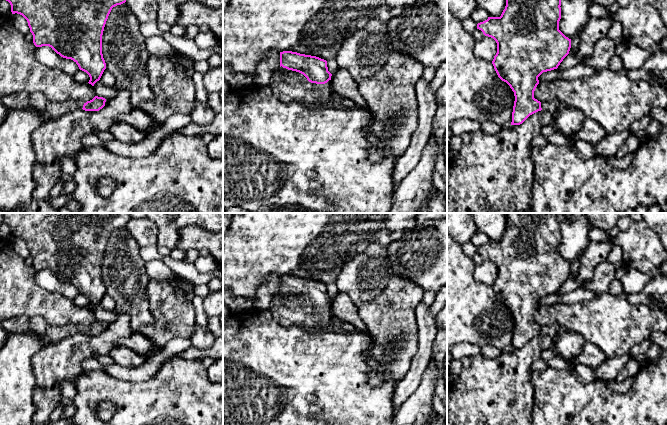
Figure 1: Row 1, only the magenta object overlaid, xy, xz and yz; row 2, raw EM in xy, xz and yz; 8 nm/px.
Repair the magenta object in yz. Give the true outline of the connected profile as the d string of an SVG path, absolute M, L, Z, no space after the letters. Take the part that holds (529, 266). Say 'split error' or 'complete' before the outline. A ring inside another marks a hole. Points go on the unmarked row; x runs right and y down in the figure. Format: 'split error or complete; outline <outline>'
split error; outline M508 213L506 215L506 230L501 240L488 241L487 244L477 248L477 253L496 265L497 277L492 288L498 301L506 306L514 316L515 325L511 349L520 349L530 339L541 334L545 334L553 340L562 329L558 323L540 326L534 322L534 315L539 308L538 301L543 296L557 293L571 272L571 263L559 254L561 223L565 218L564 213Z

